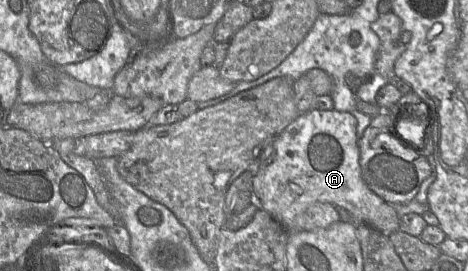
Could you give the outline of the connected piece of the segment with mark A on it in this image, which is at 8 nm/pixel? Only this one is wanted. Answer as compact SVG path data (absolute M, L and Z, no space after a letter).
M317 110L301 113L292 123L290 123L261 153L259 158L259 168L253 177L253 191L261 201L262 208L266 210L273 218L275 218L287 231L287 233L296 233L304 230L304 212L315 202L327 202L338 209L345 210L350 215L353 222L361 222L367 224L382 234L390 236L397 232L400 228L400 217L393 205L384 201L381 197L373 193L364 182L360 167L360 150L358 147L357 137L357 119L349 112L341 112L333 110Z

